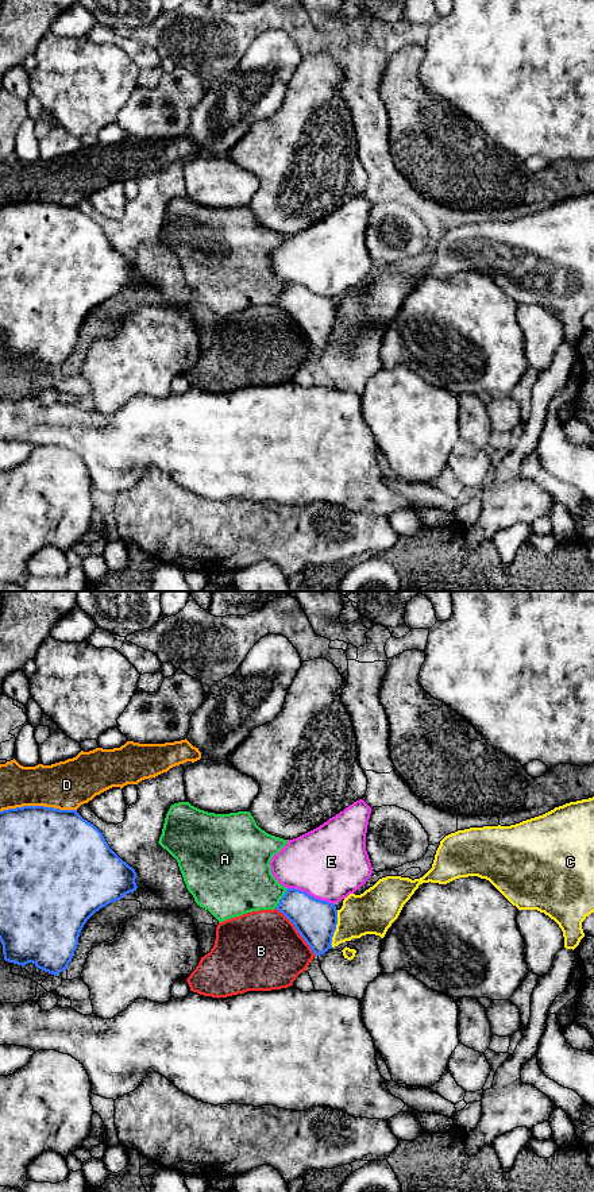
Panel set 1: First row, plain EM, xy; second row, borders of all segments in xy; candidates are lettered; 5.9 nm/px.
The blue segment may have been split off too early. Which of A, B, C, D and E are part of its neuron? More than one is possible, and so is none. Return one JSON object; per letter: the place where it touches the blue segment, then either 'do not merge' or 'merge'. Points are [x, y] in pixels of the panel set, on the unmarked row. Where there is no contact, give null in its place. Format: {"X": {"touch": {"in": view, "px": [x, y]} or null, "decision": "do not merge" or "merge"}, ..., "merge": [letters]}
{"A": {"touch": {"in": "xy", "px": [281, 293]}, "decision": "do not merge"}, "B": {"touch": {"in": "xy", "px": [297, 326]}, "decision": "do not merge"}, "C": {"touch": {"in": "xy", "px": [335, 324]}, "decision": "do not merge"}, "D": {"touch": {"in": "xy", "px": [38, 201]}, "decision": "do not merge"}, "E": {"touch": {"in": "xy", "px": [309, 290]}, "decision": "do not merge"}, "merge": []}

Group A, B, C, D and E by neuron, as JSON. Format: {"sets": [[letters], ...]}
{"sets": [["A"], ["B"], ["C"], ["D"], ["E"]]}

